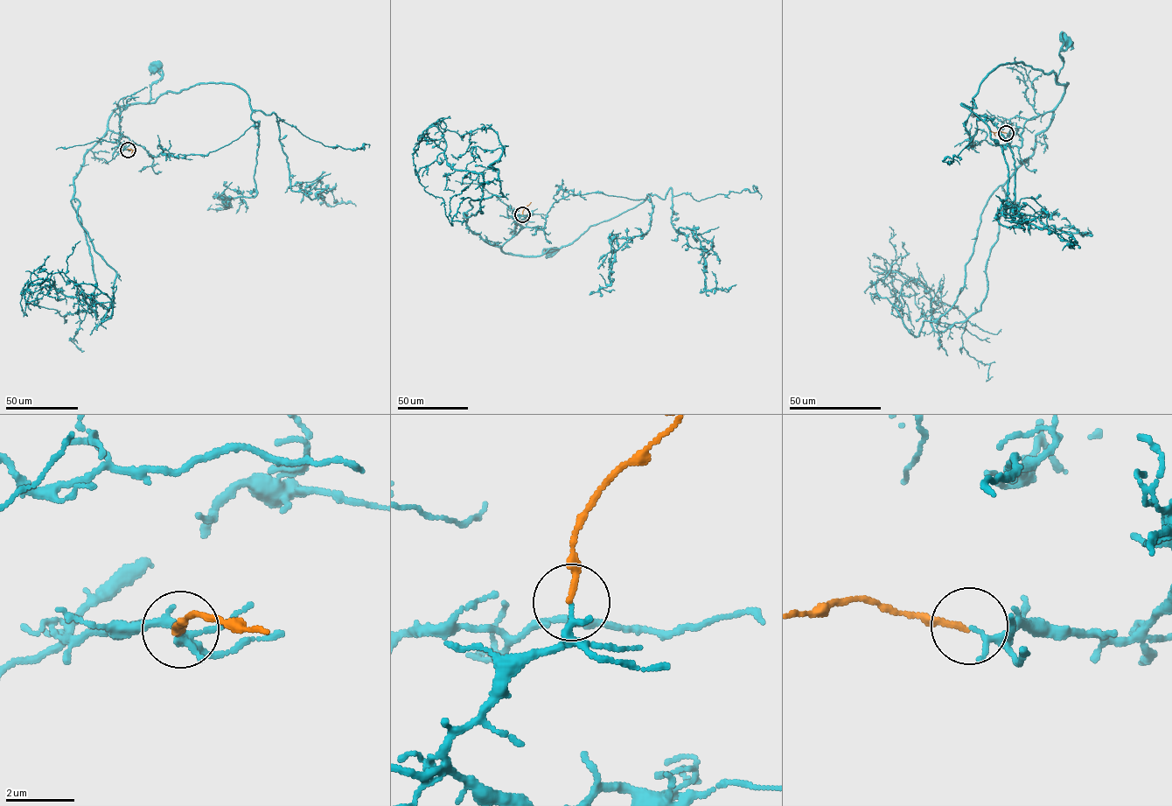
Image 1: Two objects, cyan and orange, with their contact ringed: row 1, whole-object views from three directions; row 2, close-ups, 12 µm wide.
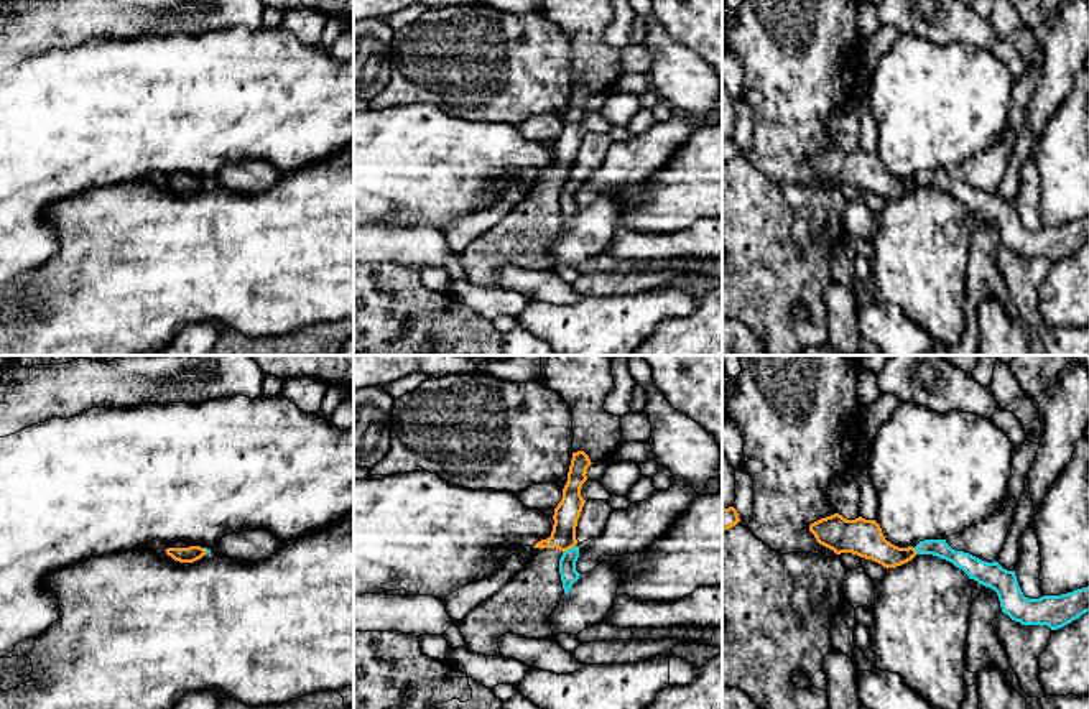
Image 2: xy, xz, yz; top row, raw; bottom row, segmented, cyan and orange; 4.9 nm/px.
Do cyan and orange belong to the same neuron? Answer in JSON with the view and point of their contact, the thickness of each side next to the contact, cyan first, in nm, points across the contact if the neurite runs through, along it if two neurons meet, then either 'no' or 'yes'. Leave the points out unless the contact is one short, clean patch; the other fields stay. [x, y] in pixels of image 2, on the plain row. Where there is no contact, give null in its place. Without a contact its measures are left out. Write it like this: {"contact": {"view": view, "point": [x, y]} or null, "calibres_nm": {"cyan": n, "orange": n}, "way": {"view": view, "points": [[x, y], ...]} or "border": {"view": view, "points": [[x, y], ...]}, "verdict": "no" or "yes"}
{"contact": {"view": "xz", "point": [568, 181]}, "calibres_nm": {"cyan": 80, "orange": 130}, "border": {"view": "xz", "points": [[574, 176], [563, 185]]}, "verdict": "no"}

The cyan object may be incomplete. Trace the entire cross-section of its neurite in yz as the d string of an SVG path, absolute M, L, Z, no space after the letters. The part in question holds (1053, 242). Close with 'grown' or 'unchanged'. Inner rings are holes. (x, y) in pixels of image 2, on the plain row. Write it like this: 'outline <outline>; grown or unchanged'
outline M924 171L920 173L915 181L916 186L933 186L949 192L956 199L962 201L969 207L969 211L974 211L979 215L994 220L999 227L1002 243L1007 245L1012 252L1020 253L1022 257L1046 257L1051 262L1058 262L1079 250L1082 245L1089 243L1089 217L1061 227L1043 227L1040 230L1028 230L1023 227L1018 217L1015 202L1003 201L997 192L987 194L969 184L956 183L946 174L946 171Z; unchanged

